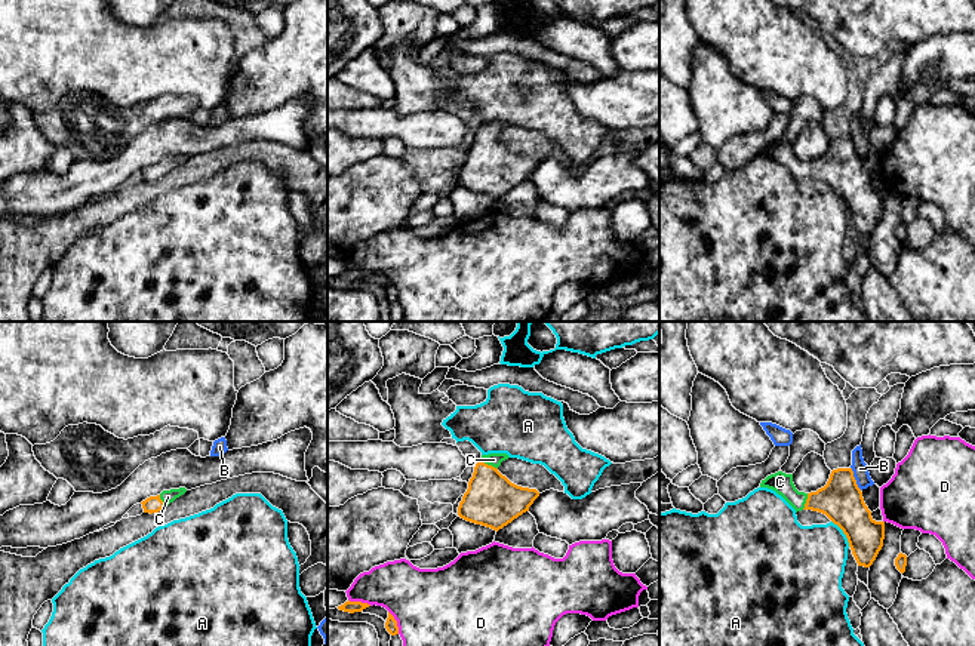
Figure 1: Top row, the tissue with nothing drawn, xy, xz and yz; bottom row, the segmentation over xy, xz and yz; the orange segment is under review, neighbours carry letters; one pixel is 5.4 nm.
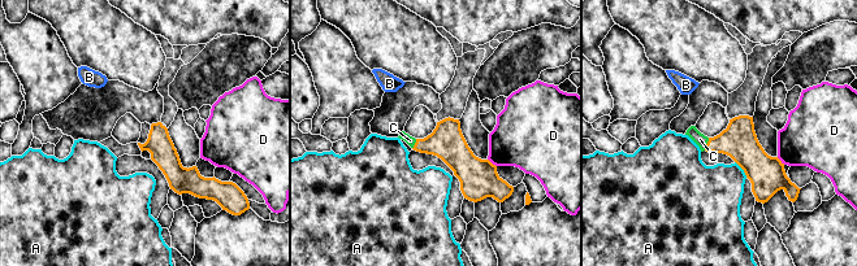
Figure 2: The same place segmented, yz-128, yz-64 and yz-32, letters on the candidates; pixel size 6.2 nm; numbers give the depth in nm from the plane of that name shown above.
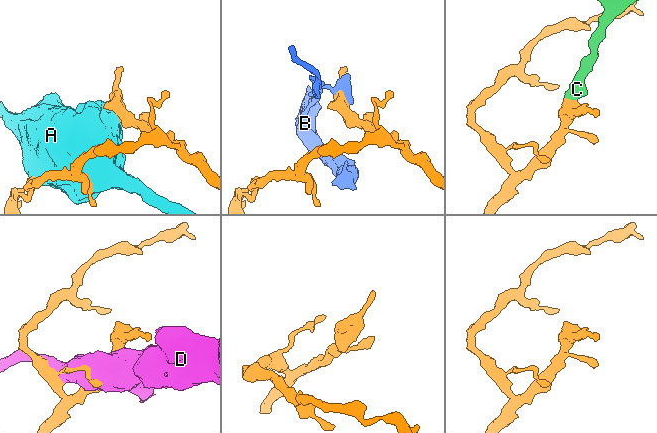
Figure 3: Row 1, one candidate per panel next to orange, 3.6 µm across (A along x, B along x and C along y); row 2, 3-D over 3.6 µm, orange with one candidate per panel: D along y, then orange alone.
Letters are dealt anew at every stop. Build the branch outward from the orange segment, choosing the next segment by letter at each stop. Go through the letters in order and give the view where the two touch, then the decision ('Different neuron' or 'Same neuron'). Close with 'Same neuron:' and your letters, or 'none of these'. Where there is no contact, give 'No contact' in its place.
A: Touches orange in yz. Different neuron
B: Touches orange in yz. Different neuron
C: Touches orange in xz. Same neuron
D: Touches orange in xz. Different neuron
Same neuron: C

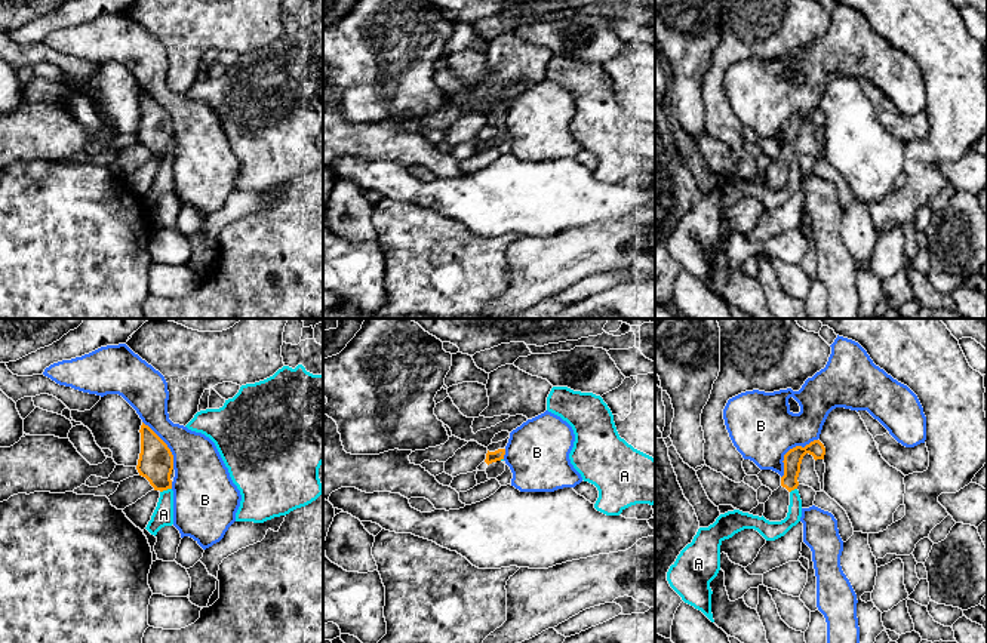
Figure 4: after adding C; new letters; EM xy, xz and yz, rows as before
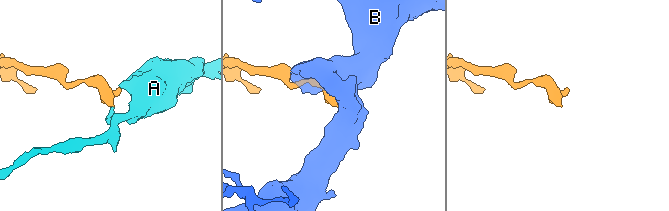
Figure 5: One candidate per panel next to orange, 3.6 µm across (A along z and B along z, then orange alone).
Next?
A: Touches orange in xy. Different neuron
B: Touches orange in yz. Different neuron
Same neuron: none of these

